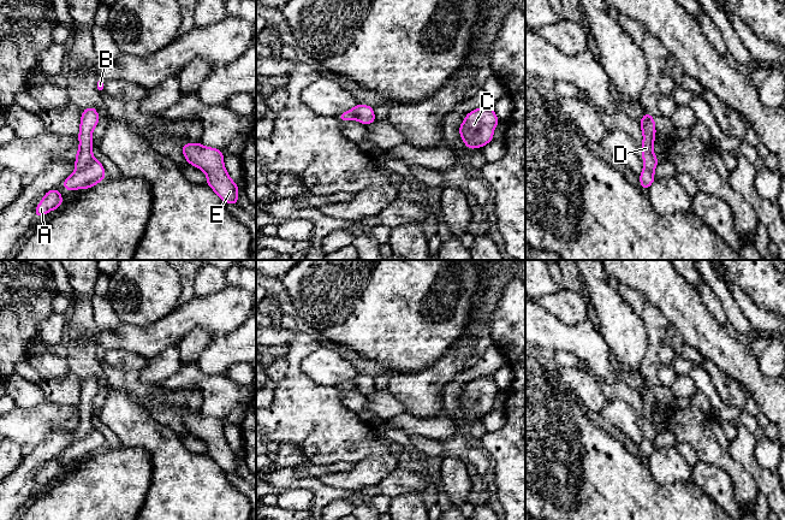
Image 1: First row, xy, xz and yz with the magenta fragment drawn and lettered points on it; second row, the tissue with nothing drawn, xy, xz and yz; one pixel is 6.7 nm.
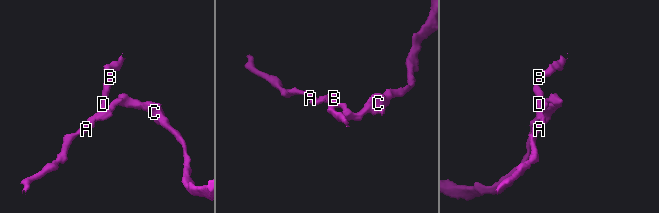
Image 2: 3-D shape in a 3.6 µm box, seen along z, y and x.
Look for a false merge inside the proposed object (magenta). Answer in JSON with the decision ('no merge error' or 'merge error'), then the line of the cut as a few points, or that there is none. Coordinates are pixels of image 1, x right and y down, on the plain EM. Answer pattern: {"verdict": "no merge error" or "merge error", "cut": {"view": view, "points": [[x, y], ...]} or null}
{"verdict": "merge error", "cut": {"view": "xy", "points": [[94, 429], [75, 442]]}}

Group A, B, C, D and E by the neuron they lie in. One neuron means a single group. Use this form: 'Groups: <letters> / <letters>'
Groups: A B D / C E

